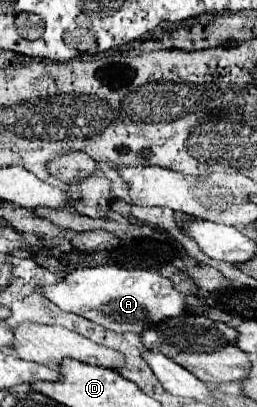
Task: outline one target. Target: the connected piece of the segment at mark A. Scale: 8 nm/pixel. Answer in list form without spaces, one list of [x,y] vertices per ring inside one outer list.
[[[81,267],[67,273],[59,283],[43,287],[41,293],[67,313],[83,315],[85,319],[117,331],[117,333],[143,333],[151,325],[187,313],[185,297],[173,289],[173,283],[147,269],[123,269],[123,267]]]

